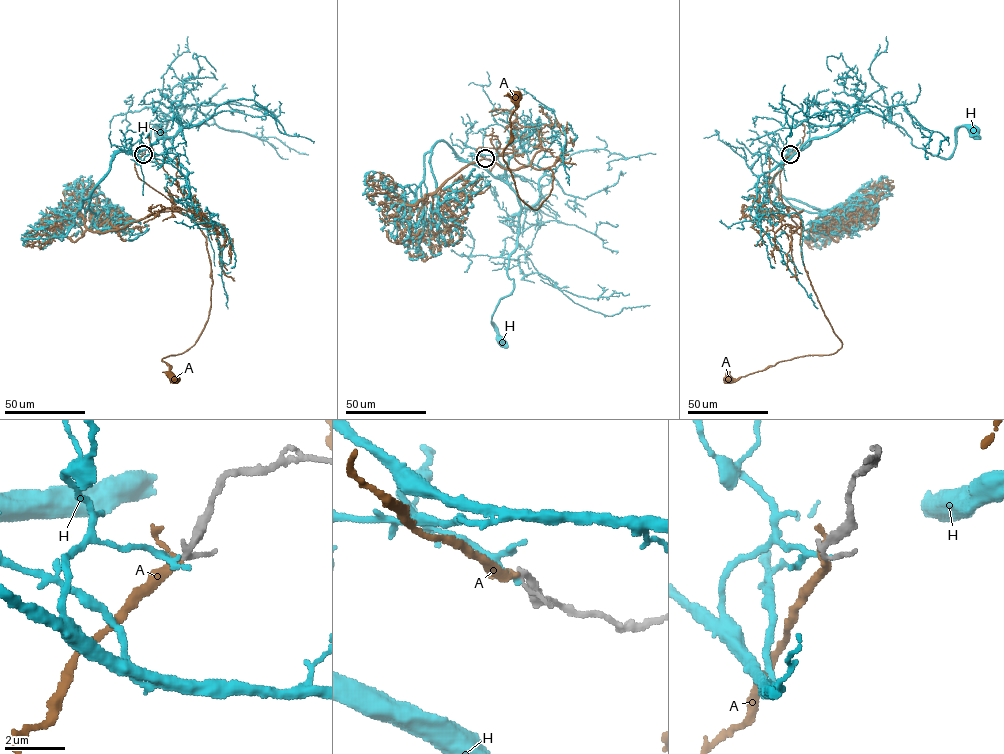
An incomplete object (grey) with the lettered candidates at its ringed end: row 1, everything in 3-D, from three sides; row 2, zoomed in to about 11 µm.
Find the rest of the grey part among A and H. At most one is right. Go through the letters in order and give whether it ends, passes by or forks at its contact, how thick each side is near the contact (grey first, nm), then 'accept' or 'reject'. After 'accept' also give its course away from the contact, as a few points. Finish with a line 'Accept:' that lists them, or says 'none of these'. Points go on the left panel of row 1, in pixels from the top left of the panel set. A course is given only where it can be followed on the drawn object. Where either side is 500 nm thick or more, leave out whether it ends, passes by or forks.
A: it passes by | 180/200 nm | accept | via (143, 154), (137, 176), (193, 221), (211, 267), (201, 333), (162, 360), (174, 379)
H: it ends | 180/140 nm | reject
Accept: A

